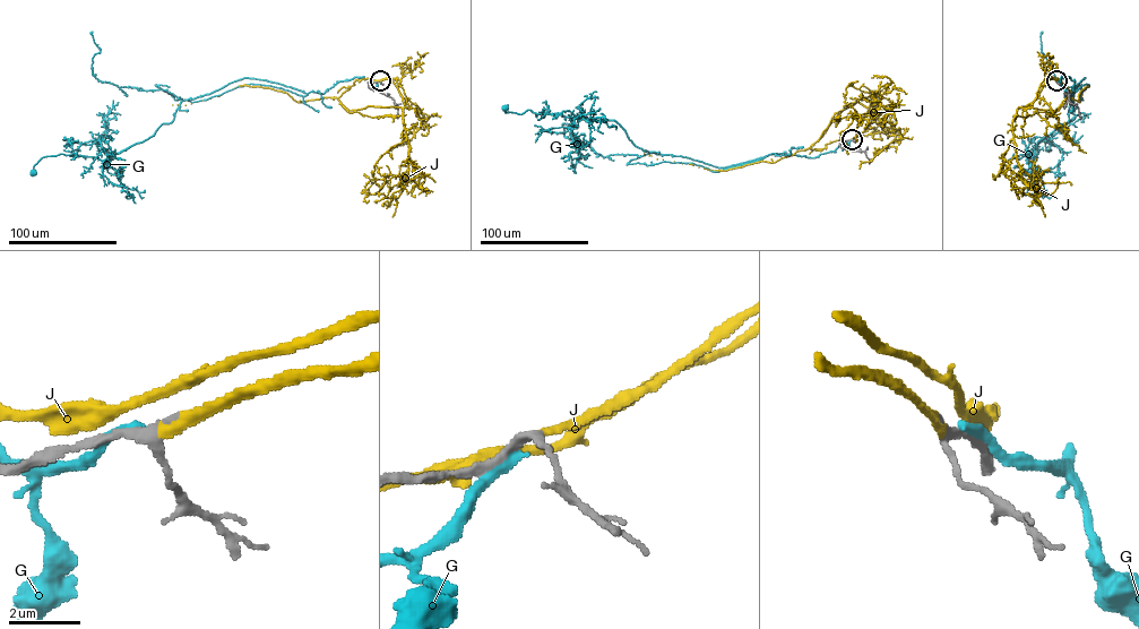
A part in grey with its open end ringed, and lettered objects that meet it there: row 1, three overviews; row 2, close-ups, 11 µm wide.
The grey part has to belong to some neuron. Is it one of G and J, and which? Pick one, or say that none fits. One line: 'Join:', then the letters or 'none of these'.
Join: J

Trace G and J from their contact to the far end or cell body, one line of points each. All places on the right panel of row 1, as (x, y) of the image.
G: (1056, 80), (1075, 80), (1071, 94), (1085, 78), (1070, 101), (1069, 120), (1037, 141), (1025, 172)
J: (1056, 80), (1068, 88), (1066, 97), (1079, 102), (1078, 94), (1087, 85), (1076, 105), (1071, 104)

